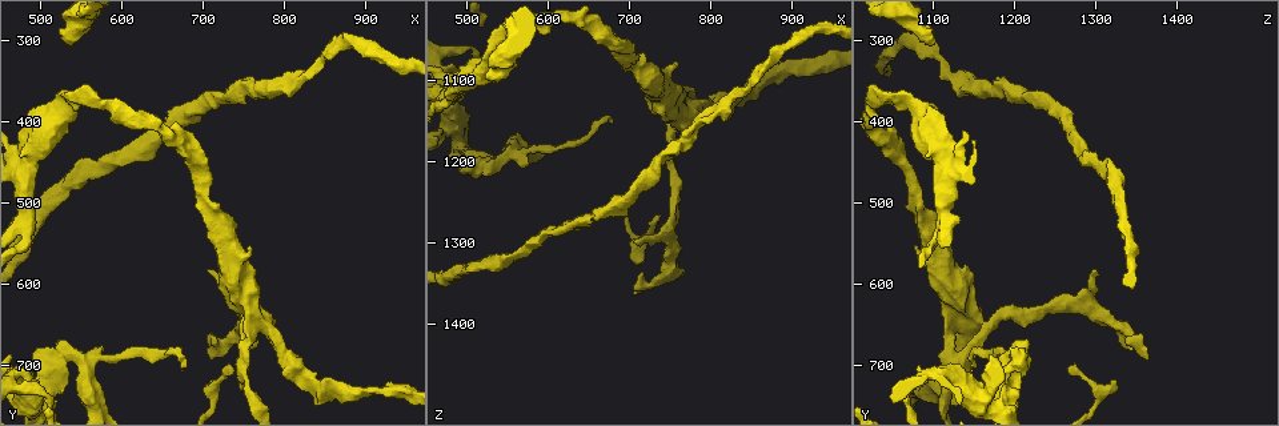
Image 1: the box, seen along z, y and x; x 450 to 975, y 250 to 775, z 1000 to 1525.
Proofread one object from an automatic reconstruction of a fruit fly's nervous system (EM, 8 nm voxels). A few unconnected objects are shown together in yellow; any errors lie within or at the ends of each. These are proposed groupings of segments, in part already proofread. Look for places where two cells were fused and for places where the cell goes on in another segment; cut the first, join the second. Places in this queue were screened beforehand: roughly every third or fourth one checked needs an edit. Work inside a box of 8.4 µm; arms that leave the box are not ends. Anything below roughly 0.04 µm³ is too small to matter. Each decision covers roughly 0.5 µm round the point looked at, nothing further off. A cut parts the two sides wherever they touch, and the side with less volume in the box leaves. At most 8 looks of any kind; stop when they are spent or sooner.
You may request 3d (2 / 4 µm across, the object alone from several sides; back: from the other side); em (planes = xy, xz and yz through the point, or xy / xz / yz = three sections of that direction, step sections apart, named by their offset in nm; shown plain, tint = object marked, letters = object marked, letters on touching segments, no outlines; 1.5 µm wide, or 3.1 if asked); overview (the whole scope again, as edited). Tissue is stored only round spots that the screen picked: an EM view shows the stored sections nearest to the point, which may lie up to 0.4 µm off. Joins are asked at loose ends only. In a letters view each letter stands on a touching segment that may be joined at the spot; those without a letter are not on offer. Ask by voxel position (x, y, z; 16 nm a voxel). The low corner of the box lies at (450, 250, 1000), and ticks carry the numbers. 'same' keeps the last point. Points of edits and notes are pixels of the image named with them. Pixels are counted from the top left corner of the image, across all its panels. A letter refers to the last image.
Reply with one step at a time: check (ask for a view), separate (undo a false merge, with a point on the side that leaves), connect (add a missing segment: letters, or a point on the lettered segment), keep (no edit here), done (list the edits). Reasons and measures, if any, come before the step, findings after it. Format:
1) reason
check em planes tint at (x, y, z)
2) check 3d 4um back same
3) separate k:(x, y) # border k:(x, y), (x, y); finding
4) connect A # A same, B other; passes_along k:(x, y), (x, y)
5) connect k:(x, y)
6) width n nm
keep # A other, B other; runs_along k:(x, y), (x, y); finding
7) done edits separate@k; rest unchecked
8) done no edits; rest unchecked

an open end
check 3d 2um at (530, 300, 1095)

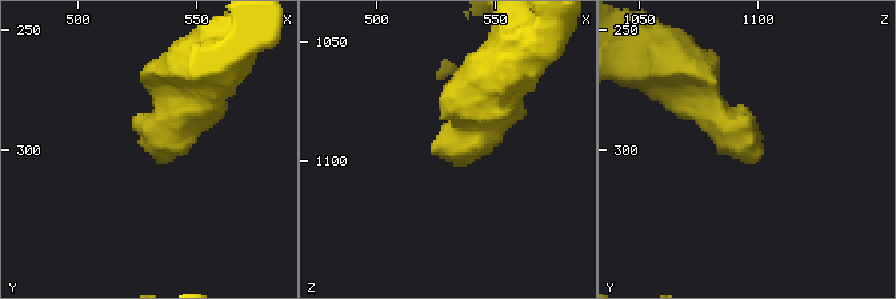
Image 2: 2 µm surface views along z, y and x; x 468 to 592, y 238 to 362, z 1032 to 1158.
need the tissue
check em planes letters at (527, 299, 1097)

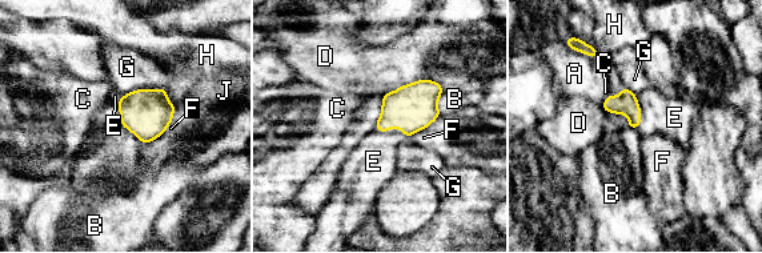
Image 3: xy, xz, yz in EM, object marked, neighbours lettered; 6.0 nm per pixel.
connect E # A other, B other, C other, D other, E same, F other, G other, H other, J other; passes_along 3:(625, 103), (638, 104), (674, 117); it goes on there

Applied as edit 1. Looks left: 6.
four arms meet
check 3d 4um at (485, 460, 1115)

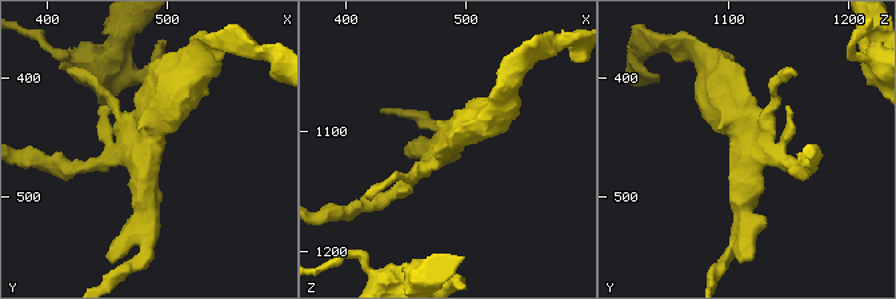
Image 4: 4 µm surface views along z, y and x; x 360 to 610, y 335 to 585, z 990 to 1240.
arms 4; now the EM
check em planes plain at (484, 460, 1110)

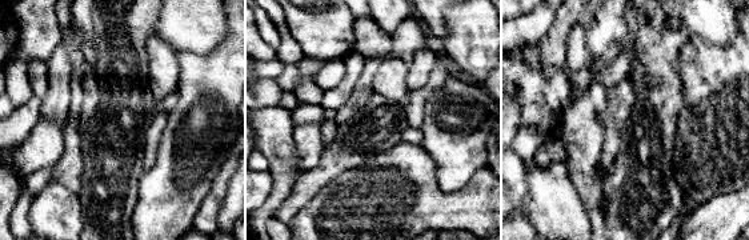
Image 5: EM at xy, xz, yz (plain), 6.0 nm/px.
check em planes letters same

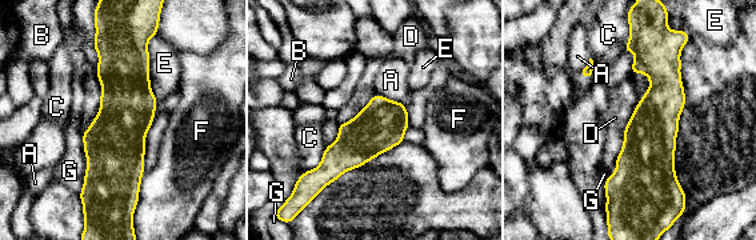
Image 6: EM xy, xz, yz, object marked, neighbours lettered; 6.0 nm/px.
width 220 nm
keep # A other, B other, C other, D other, E other, F other, G other; runs_along 6:(112, 42), (122, 62), (126, 202); continuous, no second cell

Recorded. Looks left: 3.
thin neck
check 3d 4um at (805, 690, 1130)

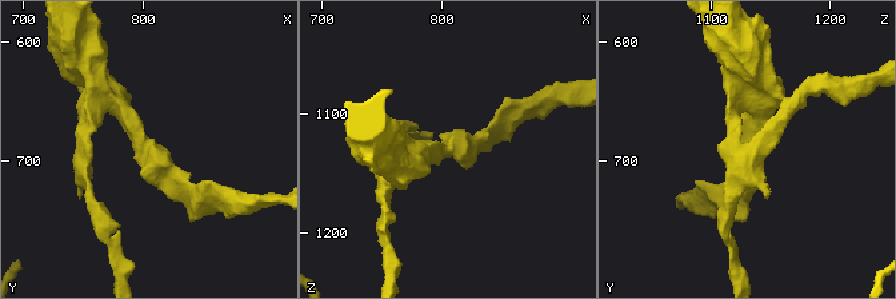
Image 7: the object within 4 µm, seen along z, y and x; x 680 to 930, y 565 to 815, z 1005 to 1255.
arm_widths 220, 320 nm; now the EM
check em planes tint at (804, 690, 1130)

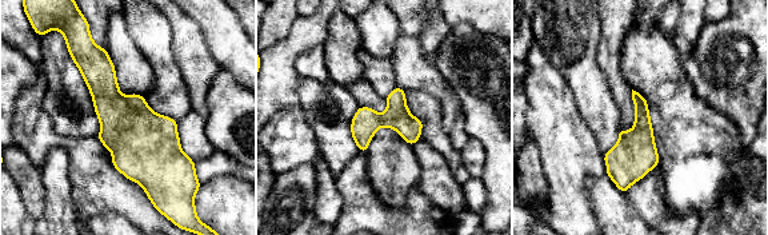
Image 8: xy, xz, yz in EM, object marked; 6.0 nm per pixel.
see the neighbours
check em planes letters same

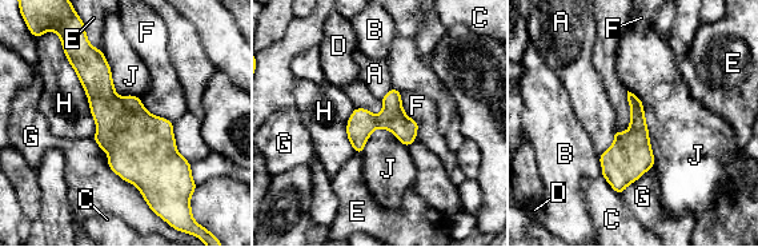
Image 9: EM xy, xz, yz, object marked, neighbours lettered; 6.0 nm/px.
longest_contact H 550 nm
keep # A other, B other, C other, D other, E other, F other, G other, H other, J other; all the same cell

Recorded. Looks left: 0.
done edits connect@3; rest unchecked

